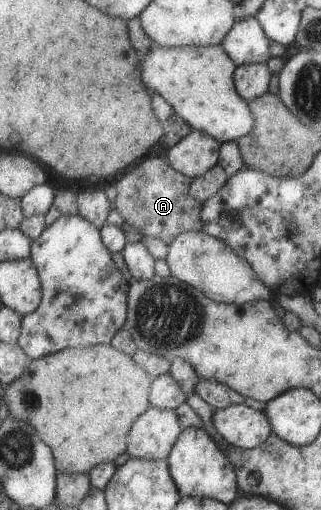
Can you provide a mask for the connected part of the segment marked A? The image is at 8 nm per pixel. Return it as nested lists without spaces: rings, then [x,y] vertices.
[[[148,157],[138,167],[115,182],[114,207],[123,221],[132,225],[140,235],[156,237],[168,245],[183,231],[201,230],[201,202],[190,197],[188,186],[191,179],[169,166],[166,159]]]

